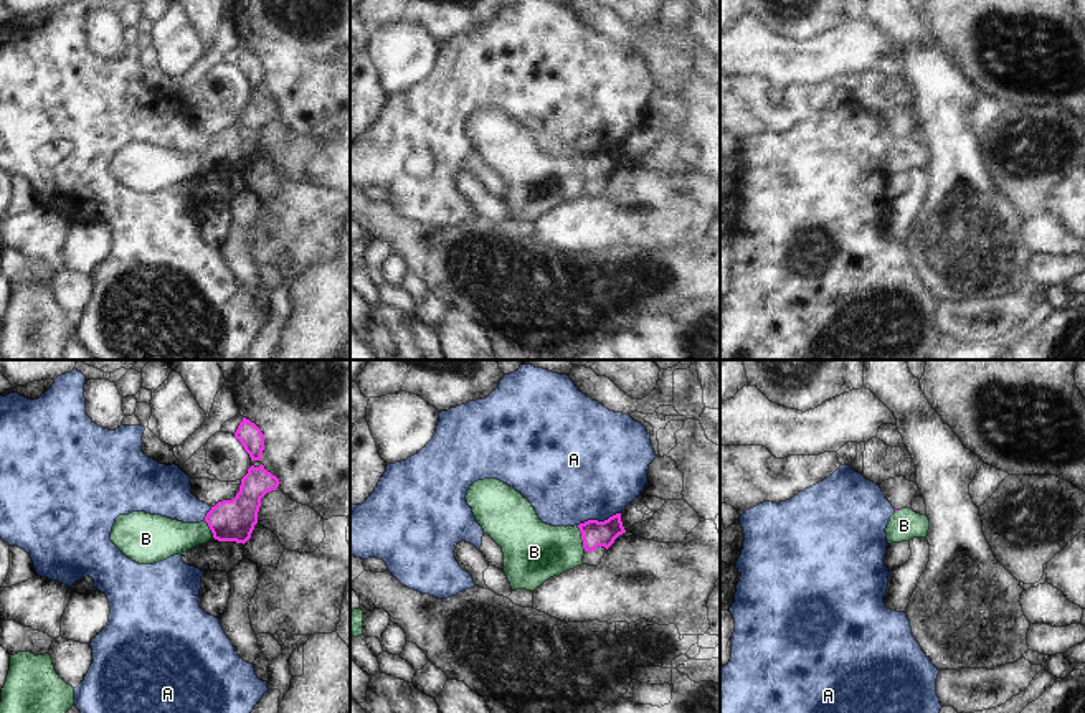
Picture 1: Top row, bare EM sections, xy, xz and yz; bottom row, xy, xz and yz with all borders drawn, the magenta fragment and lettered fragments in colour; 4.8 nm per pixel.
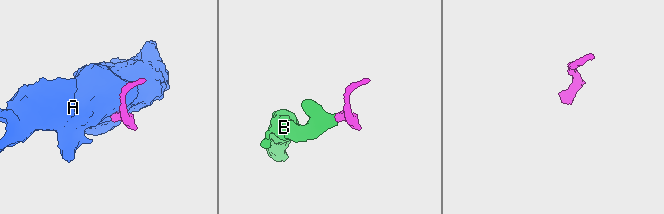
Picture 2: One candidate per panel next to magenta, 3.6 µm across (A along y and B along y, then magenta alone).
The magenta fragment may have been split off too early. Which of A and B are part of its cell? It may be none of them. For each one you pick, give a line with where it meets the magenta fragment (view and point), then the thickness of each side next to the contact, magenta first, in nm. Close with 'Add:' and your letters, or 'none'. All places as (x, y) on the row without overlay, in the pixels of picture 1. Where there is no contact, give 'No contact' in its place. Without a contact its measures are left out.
B: Touches magenta at xz (582, 169). Thickness 130 nm (magenta) against 300 nm
Add: B.

